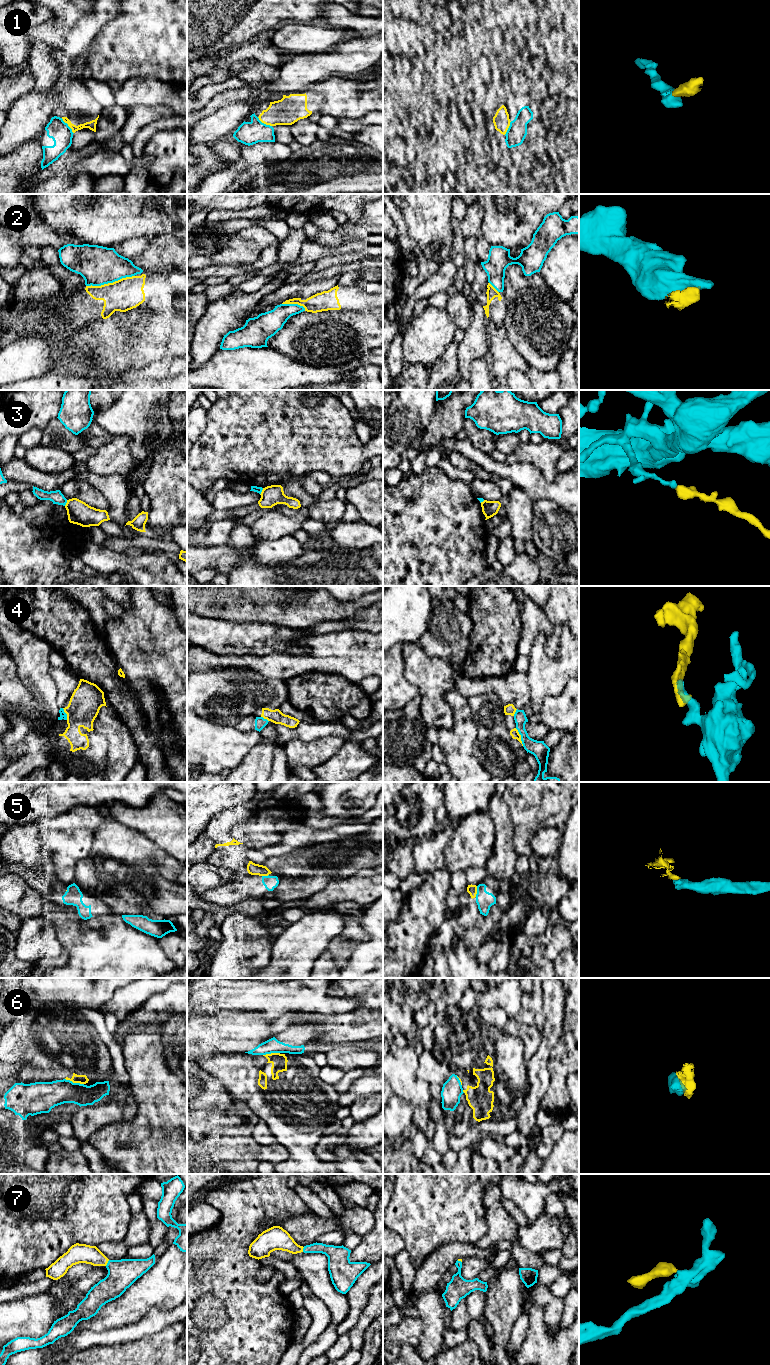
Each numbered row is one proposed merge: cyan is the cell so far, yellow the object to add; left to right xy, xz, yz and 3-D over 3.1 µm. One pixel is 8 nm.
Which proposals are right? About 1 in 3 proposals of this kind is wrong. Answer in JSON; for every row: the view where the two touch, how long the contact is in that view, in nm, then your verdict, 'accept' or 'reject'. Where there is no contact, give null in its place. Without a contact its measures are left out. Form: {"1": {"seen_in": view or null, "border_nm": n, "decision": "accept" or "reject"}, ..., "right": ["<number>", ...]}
{"1": {"seen_in": "xy", "border_nm": 160, "decision": "accept"}, "2": {"seen_in": "xy", "border_nm": 400, "decision": "reject"}, "3": {"seen_in": "xz", "border_nm": 60, "decision": "reject"}, "4": {"seen_in": "yz", "border_nm": 160, "decision": "reject"}, "5": {"seen_in": "yz", "border_nm": 90, "decision": "reject"}, "6": {"seen_in": "xy", "border_nm": 160, "decision": "reject"}, "7": {"seen_in": "xy", "border_nm": 60, "decision": "accept"}, "right": ["1", "7"]}

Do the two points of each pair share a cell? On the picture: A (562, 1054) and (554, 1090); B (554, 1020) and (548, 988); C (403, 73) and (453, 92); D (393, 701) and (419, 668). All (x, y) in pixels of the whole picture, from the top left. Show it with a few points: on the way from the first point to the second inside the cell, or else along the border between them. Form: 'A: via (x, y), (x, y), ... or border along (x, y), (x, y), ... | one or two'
A: via (562, 1063), (558, 1074), (558, 1081) | one
B: via (554, 1012), (553, 1003), (549, 996) | one
C: border along (426, 72), (426, 85), (437, 103) | two
D: border along (403, 658), (403, 675), (417, 688), (419, 693) | two

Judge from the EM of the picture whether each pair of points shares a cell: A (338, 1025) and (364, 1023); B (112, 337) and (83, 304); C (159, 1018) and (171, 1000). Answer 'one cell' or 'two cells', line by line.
A: one cell
B: two cells
C: one cell

